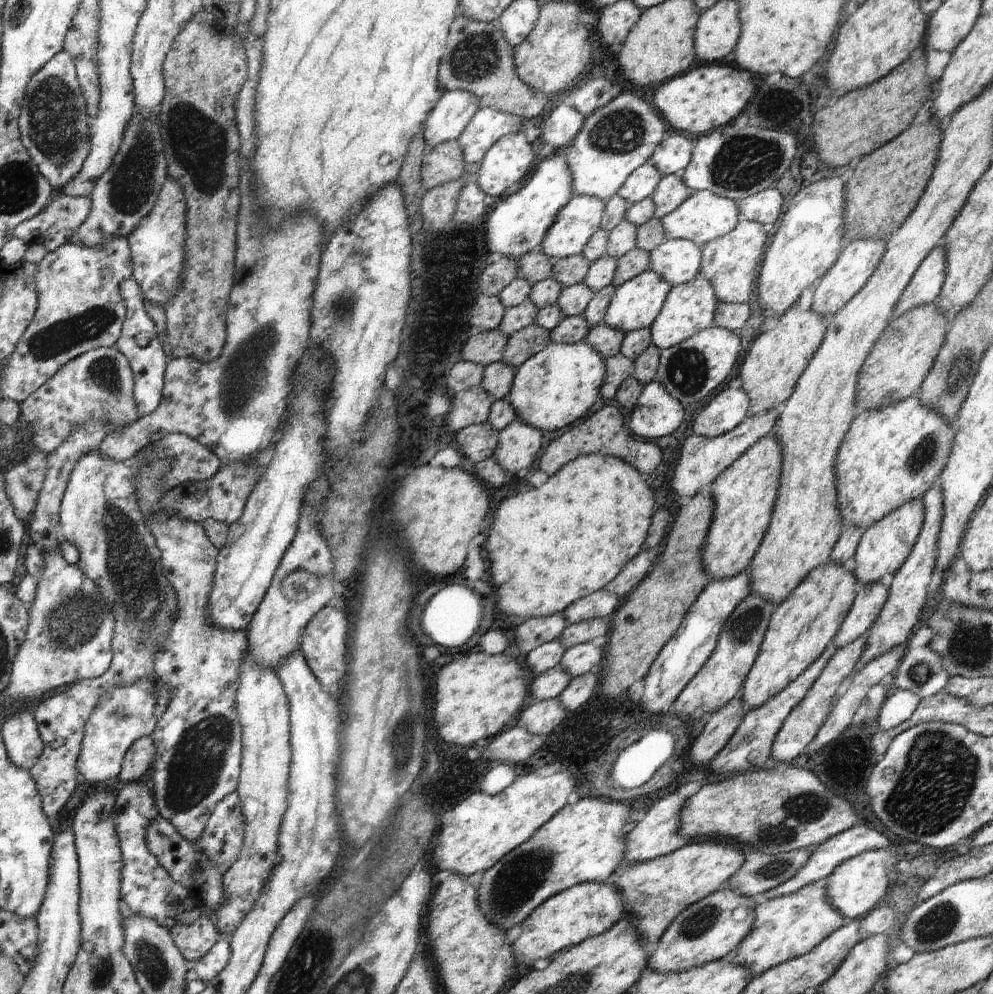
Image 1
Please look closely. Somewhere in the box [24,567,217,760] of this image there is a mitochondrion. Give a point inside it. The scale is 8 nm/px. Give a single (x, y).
(75, 619)

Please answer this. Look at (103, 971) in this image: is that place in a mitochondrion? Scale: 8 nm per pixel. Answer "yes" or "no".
yes

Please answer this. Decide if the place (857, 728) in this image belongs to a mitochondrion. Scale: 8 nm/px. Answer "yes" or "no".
no

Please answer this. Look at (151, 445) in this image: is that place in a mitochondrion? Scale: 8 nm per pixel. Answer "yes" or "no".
no

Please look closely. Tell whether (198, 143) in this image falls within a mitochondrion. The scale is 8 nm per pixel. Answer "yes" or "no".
yes

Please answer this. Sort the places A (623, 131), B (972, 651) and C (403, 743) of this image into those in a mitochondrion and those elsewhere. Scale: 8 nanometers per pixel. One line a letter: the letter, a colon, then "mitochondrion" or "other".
A: mitochondrion
B: mitochondrion
C: mitochondrion

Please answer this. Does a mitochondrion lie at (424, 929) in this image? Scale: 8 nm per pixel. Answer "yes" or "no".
no

